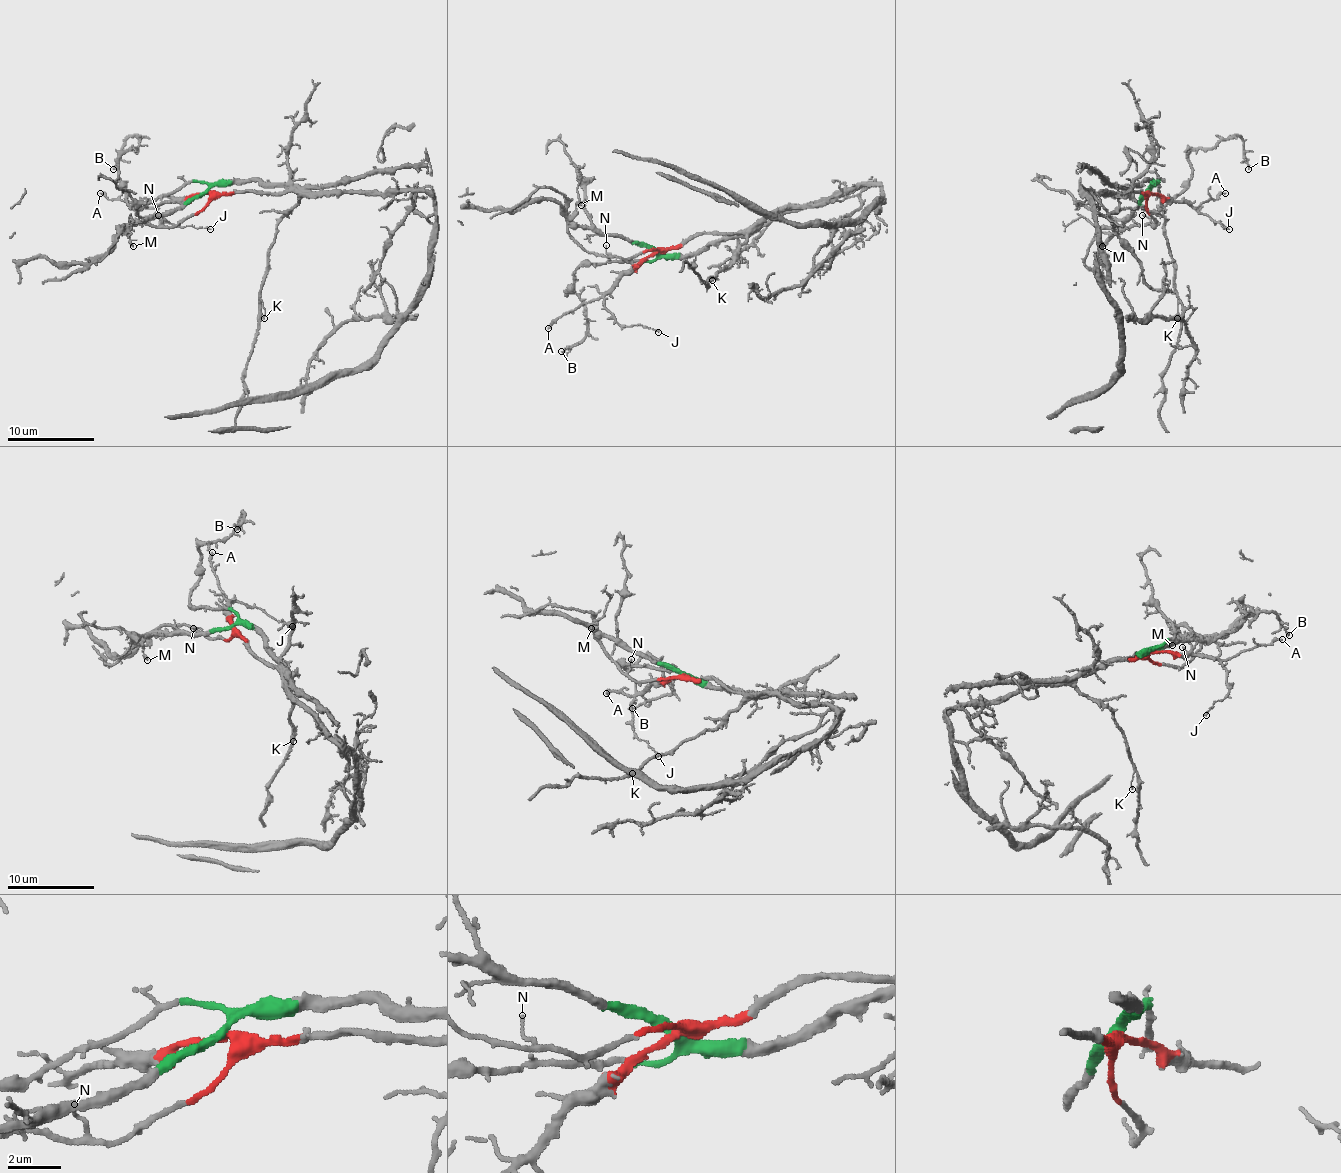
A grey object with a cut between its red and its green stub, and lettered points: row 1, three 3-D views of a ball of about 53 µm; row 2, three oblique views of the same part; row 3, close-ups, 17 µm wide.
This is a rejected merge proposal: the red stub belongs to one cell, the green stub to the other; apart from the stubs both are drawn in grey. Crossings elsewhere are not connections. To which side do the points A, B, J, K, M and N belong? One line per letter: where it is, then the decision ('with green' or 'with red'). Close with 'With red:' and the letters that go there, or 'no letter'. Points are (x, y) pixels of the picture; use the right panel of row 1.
A: place (1225, 193); with red
B: place (1248, 169); with green
J: place (1229, 229); with red
K: place (1177, 318); with red
M: place (1102, 246); with green
N: place (1142, 215); with red
With red: A, J, K, N

